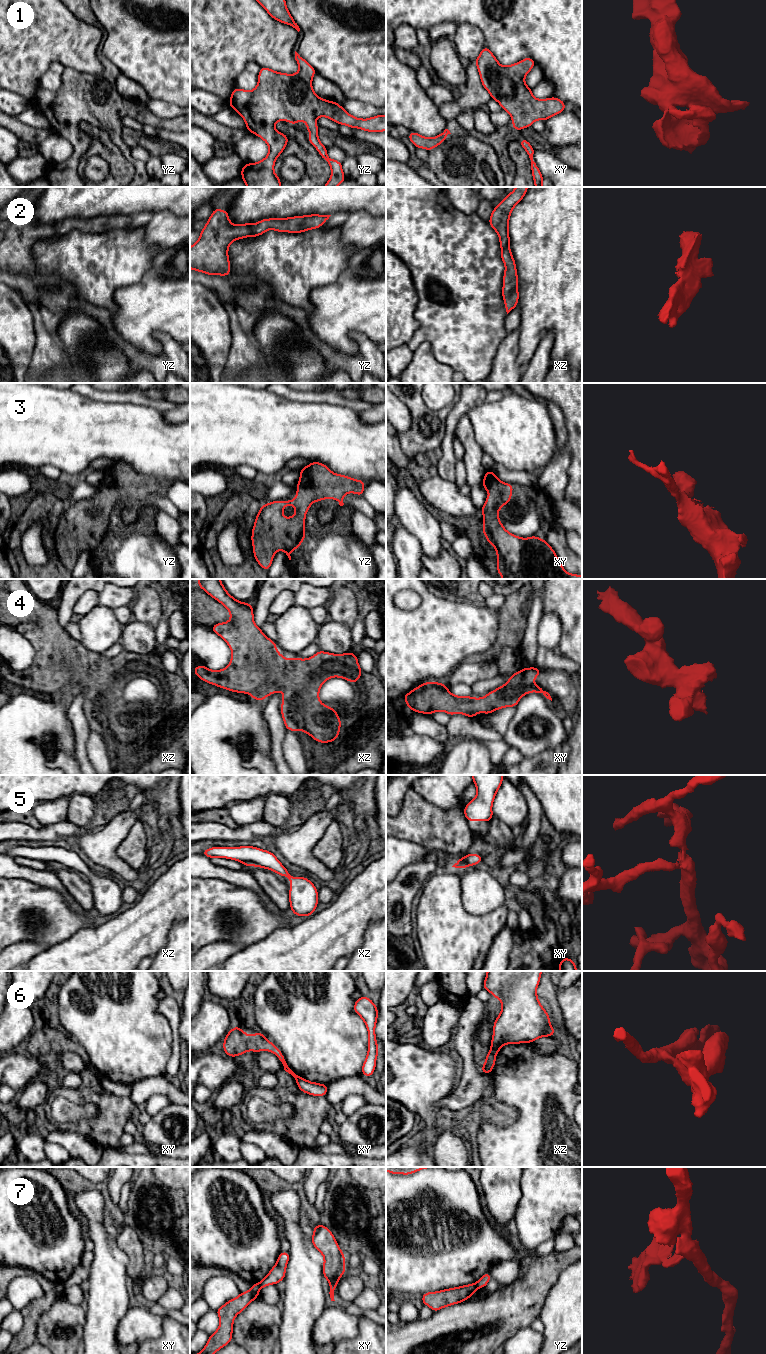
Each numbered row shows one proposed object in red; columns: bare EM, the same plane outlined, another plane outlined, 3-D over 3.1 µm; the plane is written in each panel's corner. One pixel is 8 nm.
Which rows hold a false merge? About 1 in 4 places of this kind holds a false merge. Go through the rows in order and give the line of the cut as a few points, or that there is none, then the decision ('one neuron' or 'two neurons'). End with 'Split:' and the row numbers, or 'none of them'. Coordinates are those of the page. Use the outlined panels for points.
1: cut none; one neuron
2: cut none; one neuron
3: cut none; one neuron
4: cut none; one neuron
5: cut none; one neuron
6: cut xz (492, 1048), (495, 1053); two neurons
7: cut xy (257, 1283), (261, 1287); two neurons
Split: 6, 7

